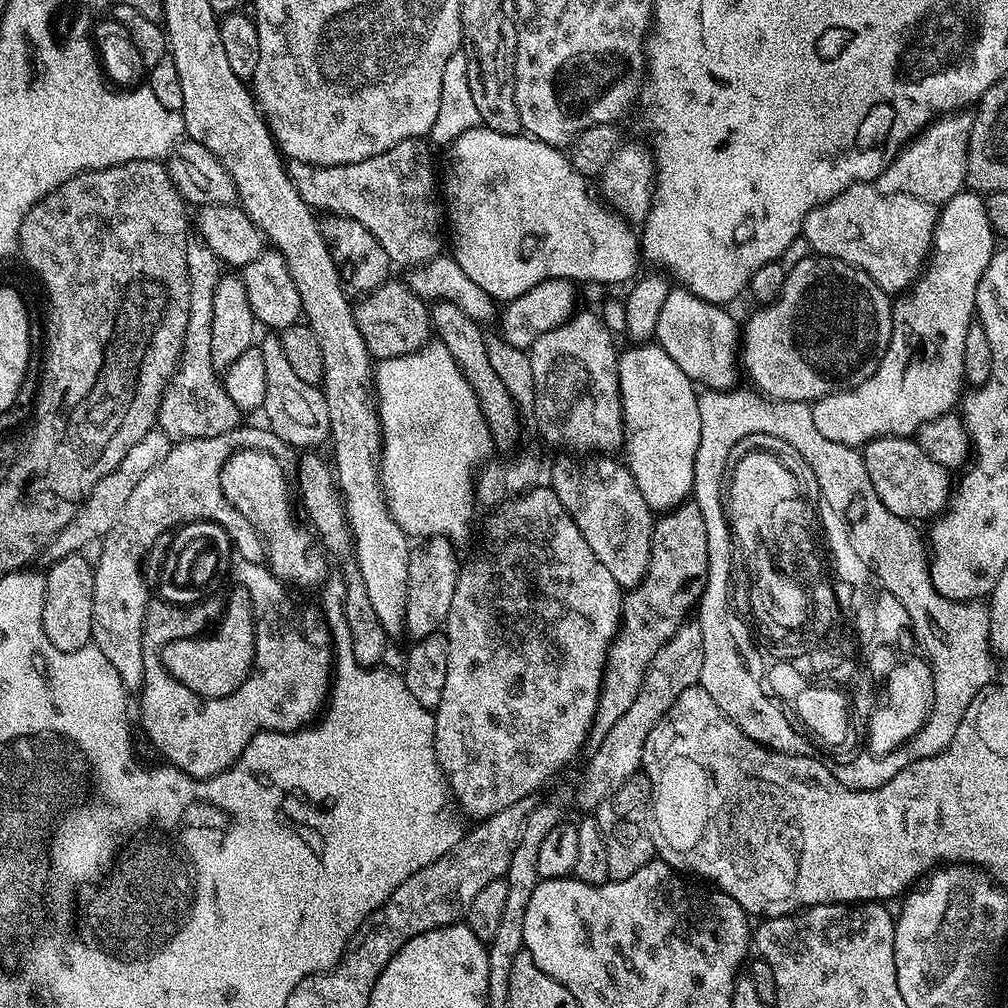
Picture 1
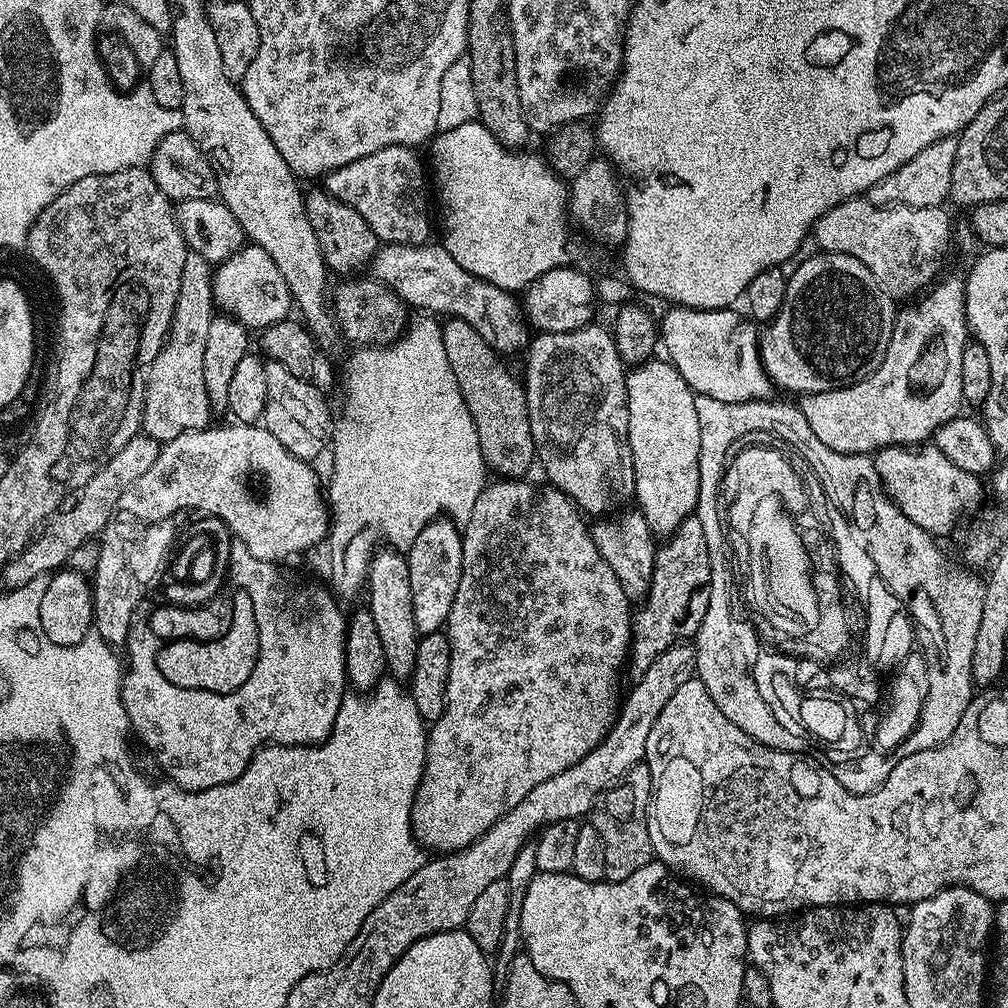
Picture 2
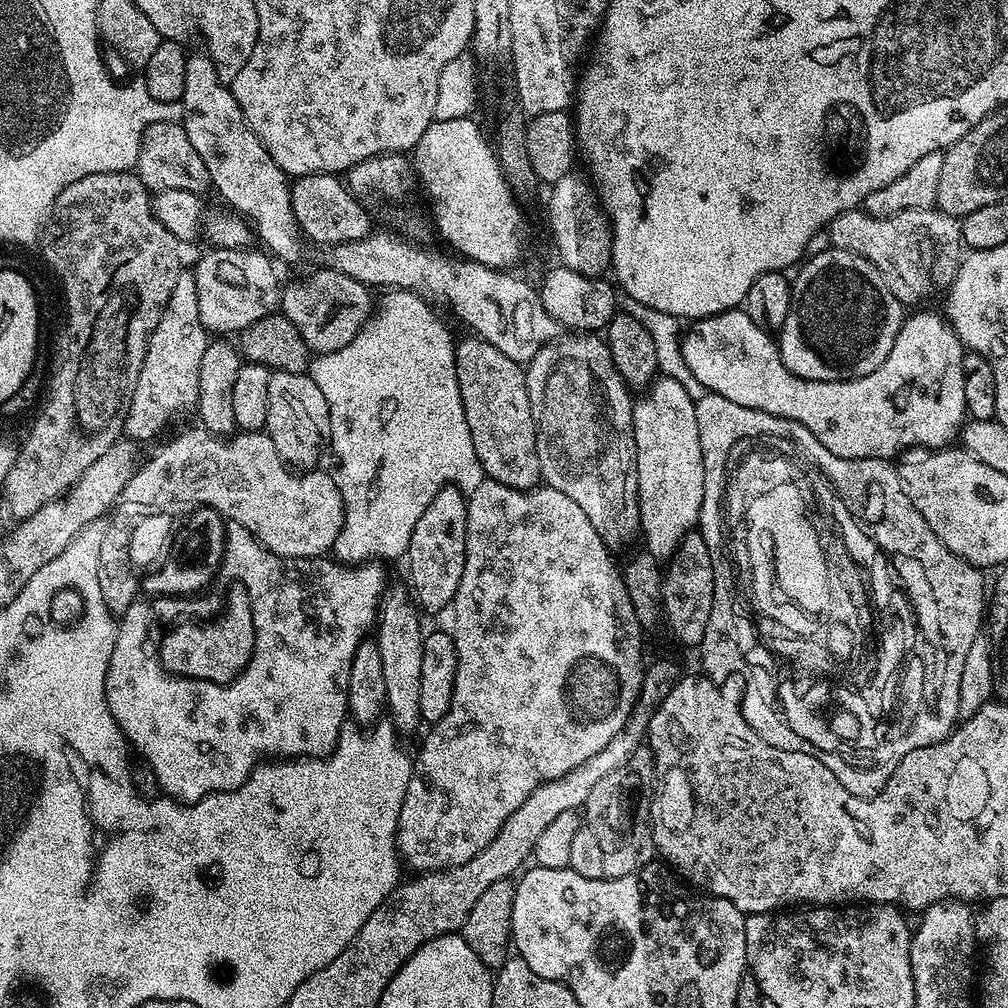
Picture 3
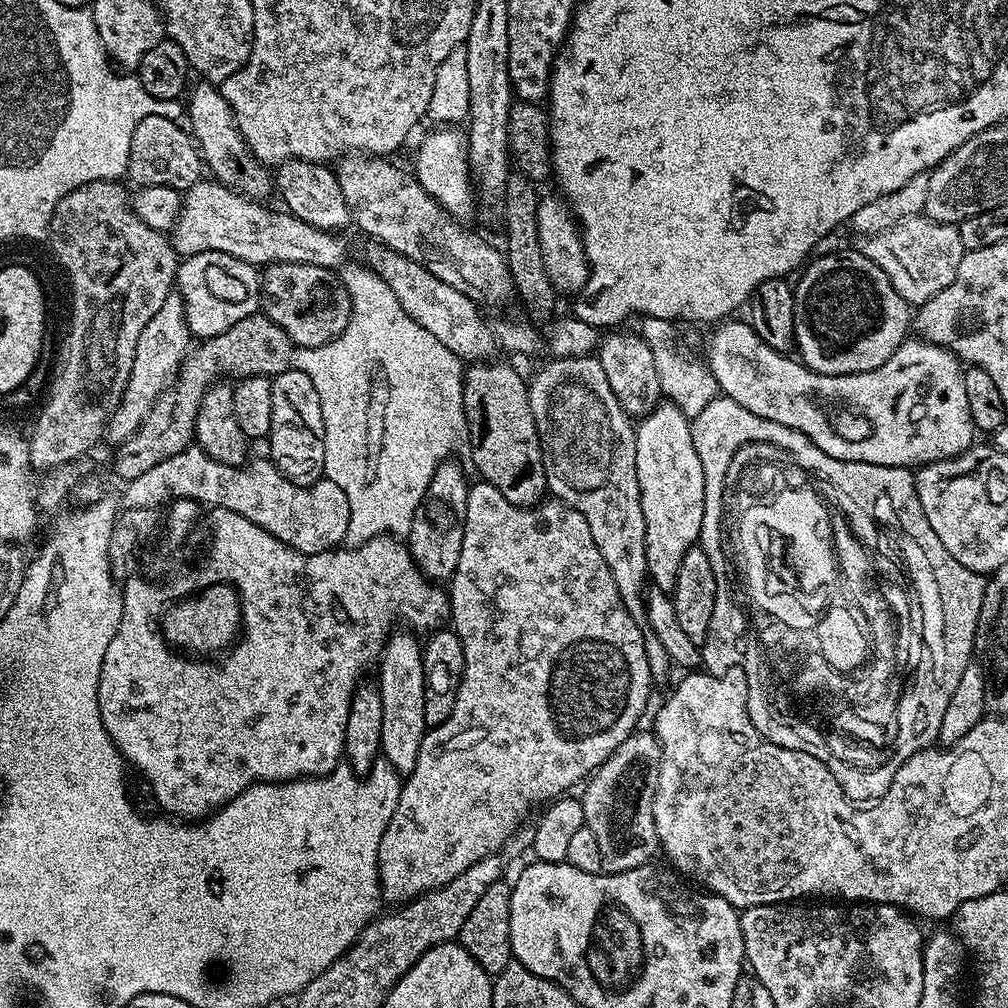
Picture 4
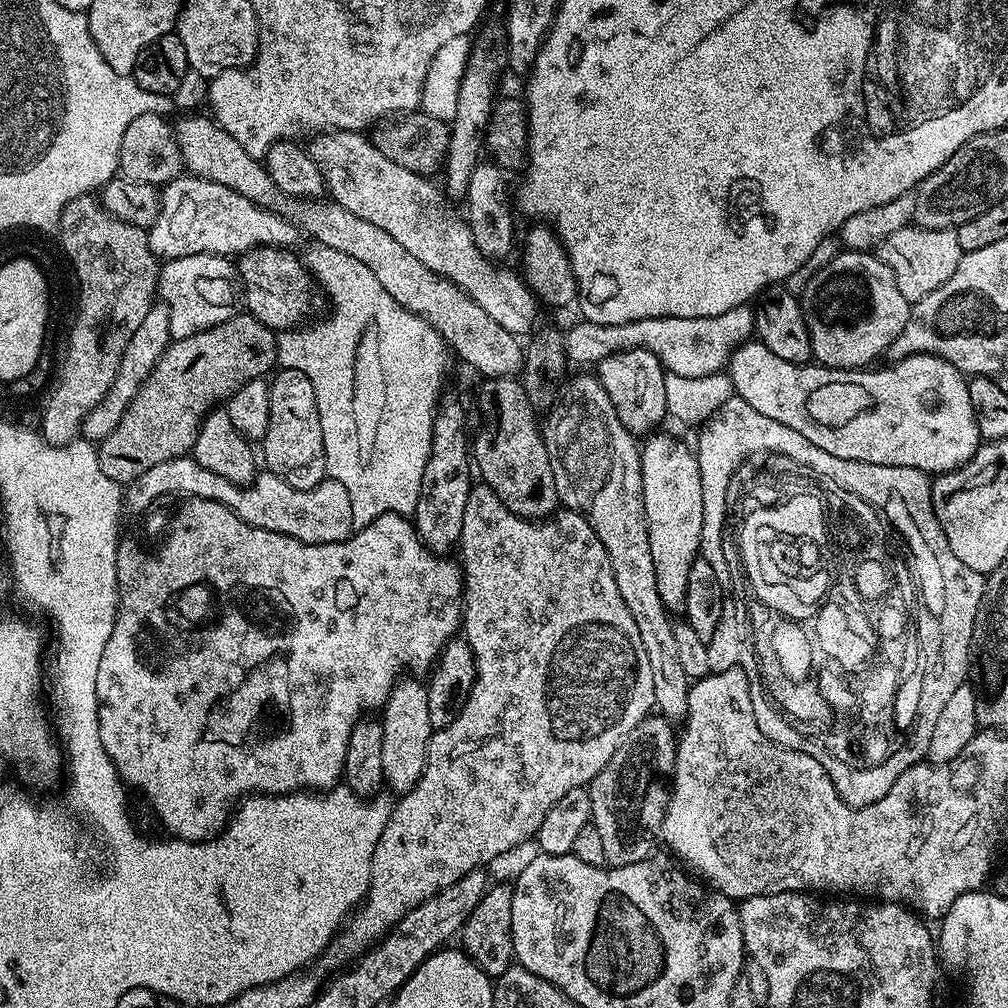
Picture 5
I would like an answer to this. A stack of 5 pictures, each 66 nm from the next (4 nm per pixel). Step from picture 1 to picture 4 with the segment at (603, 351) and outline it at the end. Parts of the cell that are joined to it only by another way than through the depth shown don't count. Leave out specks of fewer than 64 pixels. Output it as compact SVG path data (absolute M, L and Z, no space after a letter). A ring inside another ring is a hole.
M599 355L578 358L561 356L549 361L549 364L542 365L532 378L530 376L530 383L527 385L530 410L533 411L538 438L541 440L547 491L555 499L576 508L578 514L586 518L586 526L590 526L594 546L602 550L602 558L606 558L606 566L610 566L610 574L618 586L618 594L626 610L638 622L647 621L648 615L644 609L646 581L649 579L646 562L646 522L642 518L642 502L638 490L636 429L633 417L625 414L618 398L614 396Z

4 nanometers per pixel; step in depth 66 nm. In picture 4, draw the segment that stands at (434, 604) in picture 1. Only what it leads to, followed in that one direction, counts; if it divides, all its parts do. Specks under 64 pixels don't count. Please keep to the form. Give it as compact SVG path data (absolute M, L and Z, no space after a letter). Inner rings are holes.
M449 458L438 466L430 486L414 514L414 522L406 537L408 550L421 572L433 582L451 581L462 554L462 534L466 526L466 502L470 480L464 477L464 468Z

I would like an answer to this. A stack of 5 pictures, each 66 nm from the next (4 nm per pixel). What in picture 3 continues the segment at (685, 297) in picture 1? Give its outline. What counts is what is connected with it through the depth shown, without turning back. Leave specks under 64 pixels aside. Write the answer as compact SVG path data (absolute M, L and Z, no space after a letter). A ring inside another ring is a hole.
M740 308L706 316L689 328L692 329L683 333L680 344L690 373L708 392L730 398L730 402L738 402L740 394L746 392L746 400L740 400L738 406L750 408L752 392L772 392L772 384L780 384L780 376L793 376L780 358L777 341L764 329L754 326L748 313Z

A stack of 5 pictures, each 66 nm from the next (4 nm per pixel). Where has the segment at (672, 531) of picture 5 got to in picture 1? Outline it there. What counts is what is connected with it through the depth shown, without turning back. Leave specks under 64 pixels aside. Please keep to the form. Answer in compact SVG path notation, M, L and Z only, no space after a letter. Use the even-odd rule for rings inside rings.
M636 342L619 353L618 382L620 401L624 415L623 455L630 474L642 490L642 498L651 506L653 513L663 514L685 503L692 496L694 486L694 458L698 454L698 442L702 438L702 414L698 414L698 388L692 379L682 374L678 362L655 342Z

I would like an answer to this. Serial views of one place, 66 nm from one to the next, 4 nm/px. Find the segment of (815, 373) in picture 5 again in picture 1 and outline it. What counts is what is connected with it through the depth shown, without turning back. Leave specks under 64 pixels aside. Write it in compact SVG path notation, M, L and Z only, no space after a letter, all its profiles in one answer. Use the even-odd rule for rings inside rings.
M961 190L939 209L932 250L928 263L911 288L895 297L892 305L892 337L890 346L874 374L856 388L823 396L812 404L814 426L830 442L851 448L863 446L879 436L906 436L917 433L924 423L951 413L960 400L960 387L966 381L962 370L962 349L966 347L966 330L974 322L978 282L998 251L998 237L992 231L988 206L983 195Z

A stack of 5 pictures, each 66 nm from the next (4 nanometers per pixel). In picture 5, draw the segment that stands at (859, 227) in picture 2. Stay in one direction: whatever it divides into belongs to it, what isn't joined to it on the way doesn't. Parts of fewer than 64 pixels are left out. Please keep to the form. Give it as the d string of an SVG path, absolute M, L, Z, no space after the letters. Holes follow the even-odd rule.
M909 226L896 230L890 238L883 240L878 255L886 262L886 266L890 266L890 270L894 270L902 298L915 302L926 298L930 290L938 290L938 286L942 286L942 282L946 282L946 278L950 278L950 274L958 270L962 253L955 231Z

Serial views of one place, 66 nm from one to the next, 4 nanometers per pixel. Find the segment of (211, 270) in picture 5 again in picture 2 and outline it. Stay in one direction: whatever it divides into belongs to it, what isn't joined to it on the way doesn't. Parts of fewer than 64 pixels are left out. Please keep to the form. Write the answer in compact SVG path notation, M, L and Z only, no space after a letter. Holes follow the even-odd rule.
M254 243L239 248L233 256L215 265L212 299L217 309L241 320L249 330L263 330L274 322L287 320L294 308L286 278L282 278L278 266L274 266L274 258L270 258L264 248L259 248Z

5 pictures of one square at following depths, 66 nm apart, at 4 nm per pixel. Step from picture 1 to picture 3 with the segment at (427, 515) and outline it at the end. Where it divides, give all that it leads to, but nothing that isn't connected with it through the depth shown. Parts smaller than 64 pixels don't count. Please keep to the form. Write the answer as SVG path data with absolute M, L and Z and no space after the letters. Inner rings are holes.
M388 290L379 297L378 307L364 323L364 328L342 350L334 350L317 355L310 364L310 375L313 382L322 390L326 397L326 406L330 410L330 437L331 451L336 451L336 464L340 469L334 472L336 483L340 486L342 502L344 503L344 525L334 542L332 552L335 559L345 566L362 564L381 558L383 561L396 560L407 553L410 546L410 534L414 534L414 526L418 526L418 518L430 506L434 494L438 490L455 486L461 492L467 494L475 490L486 479L485 472L474 450L474 442L471 441L471 428L467 425L466 414L463 410L462 394L459 393L458 375L455 373L454 337L448 333L448 328L436 317L431 306L427 304L417 293L412 290Z

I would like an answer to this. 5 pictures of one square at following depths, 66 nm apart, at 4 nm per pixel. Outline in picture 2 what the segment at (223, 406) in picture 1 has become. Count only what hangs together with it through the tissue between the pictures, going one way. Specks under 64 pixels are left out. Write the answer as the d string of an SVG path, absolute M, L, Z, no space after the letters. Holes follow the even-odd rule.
M191 250L186 254L186 262L182 262L182 278L178 290L176 313L172 325L160 347L158 358L154 358L152 367L148 369L148 384L144 387L144 413L142 414L143 435L161 442L178 438L180 432L189 432L209 427L213 423L214 409L206 394L206 381L202 375L202 362L206 355L206 334L210 330L210 322L214 315L212 299L212 274L214 268L202 254Z

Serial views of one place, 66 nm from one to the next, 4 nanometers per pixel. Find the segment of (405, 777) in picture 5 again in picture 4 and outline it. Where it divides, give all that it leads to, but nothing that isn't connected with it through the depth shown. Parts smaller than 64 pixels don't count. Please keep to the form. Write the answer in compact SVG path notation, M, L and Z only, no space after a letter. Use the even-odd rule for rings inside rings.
M393 630L388 634L384 651L380 654L378 669L380 680L378 687L382 698L382 742L380 751L383 759L394 766L394 770L407 774L414 770L414 762L418 762L418 750L422 746L422 738L428 728L424 702L424 649L422 640L412 630Z

